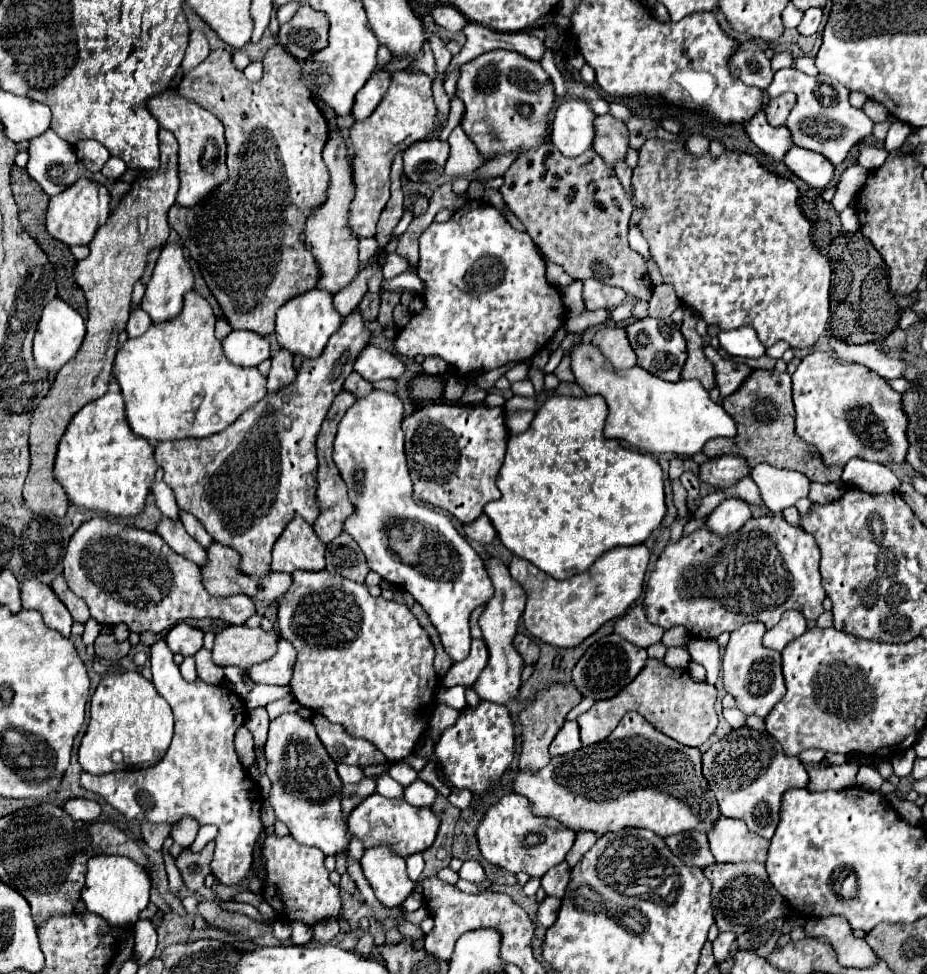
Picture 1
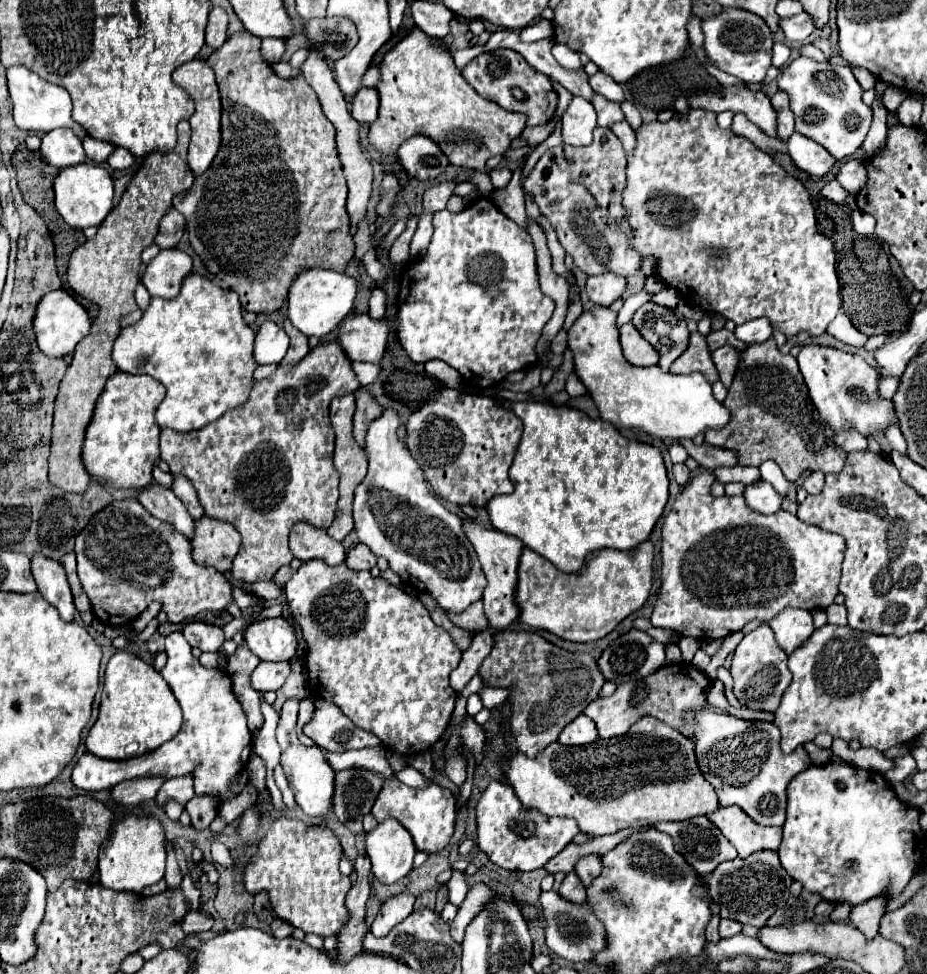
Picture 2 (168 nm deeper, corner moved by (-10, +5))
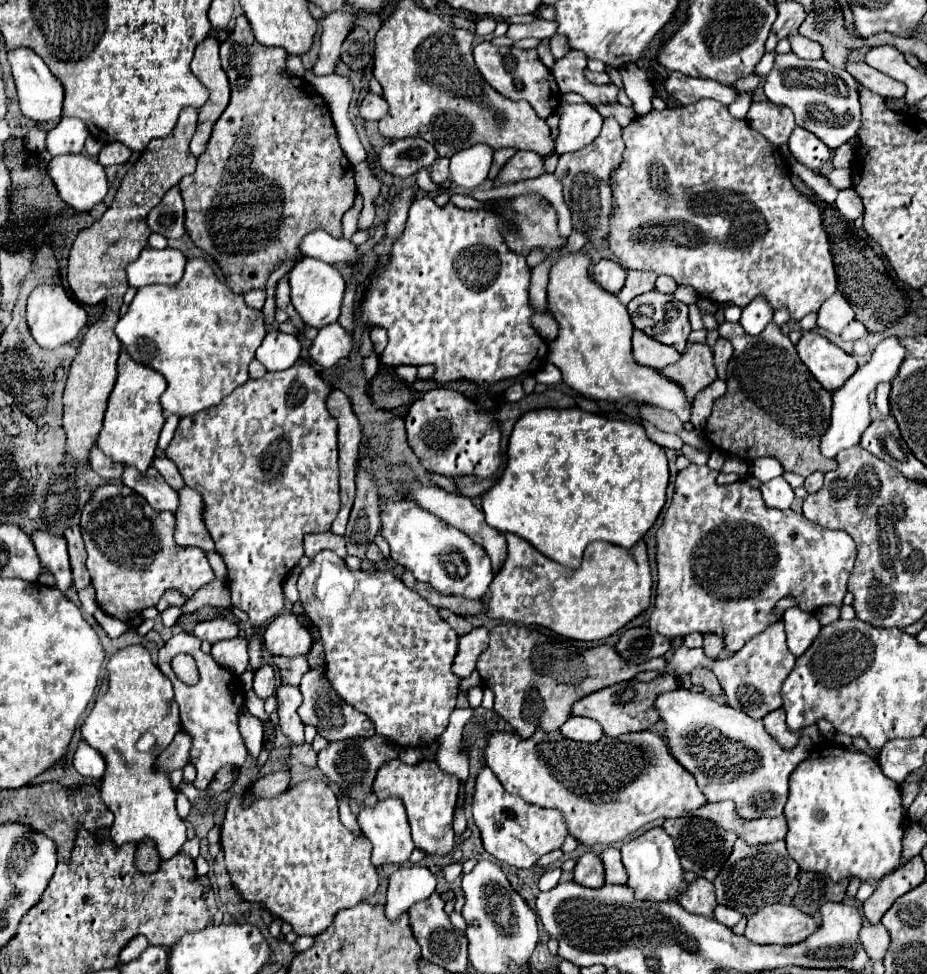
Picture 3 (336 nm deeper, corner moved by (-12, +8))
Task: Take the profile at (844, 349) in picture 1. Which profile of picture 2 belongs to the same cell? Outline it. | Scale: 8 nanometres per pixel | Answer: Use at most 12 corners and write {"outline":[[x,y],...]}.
{"outline":[[843,311],[829,323],[827,333],[835,339],[863,347],[867,335],[853,327]]}

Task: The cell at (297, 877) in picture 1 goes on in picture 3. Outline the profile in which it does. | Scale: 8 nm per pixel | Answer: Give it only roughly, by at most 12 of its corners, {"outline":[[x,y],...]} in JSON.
{"outline":[[233,796],[225,864],[299,936],[377,890],[337,796]]}

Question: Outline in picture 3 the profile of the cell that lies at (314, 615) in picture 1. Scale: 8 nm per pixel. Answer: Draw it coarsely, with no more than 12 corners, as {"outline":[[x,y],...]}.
{"outline":[[335,552],[297,590],[325,676],[379,736],[435,742],[459,636]]}

